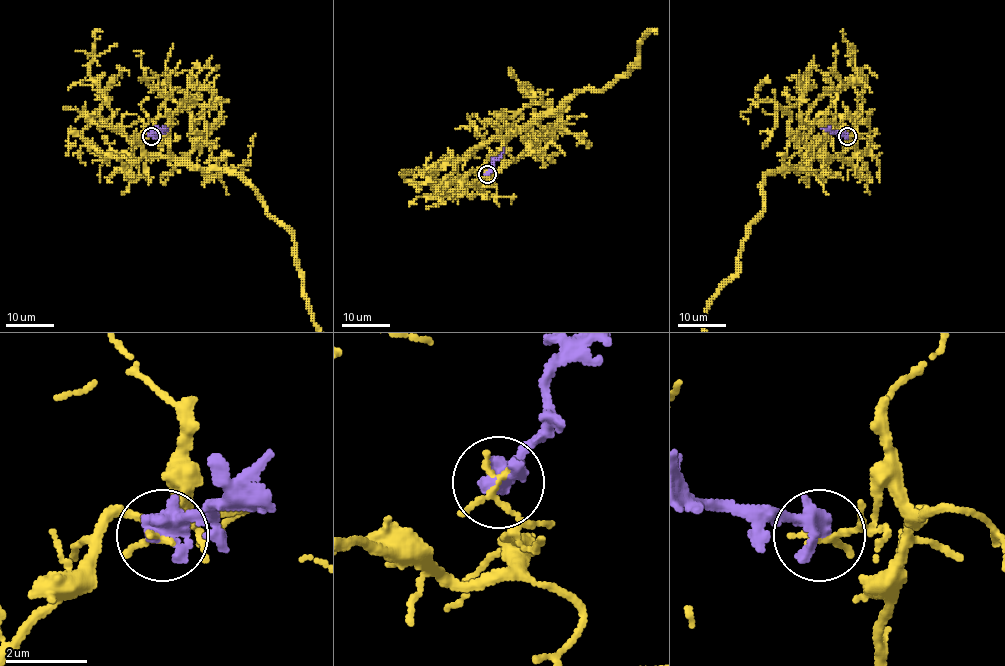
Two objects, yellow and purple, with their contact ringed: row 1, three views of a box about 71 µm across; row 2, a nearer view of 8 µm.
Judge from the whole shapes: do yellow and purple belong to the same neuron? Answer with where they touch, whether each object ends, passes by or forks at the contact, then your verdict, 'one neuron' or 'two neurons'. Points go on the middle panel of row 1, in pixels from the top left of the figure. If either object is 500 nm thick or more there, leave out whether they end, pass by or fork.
place (487, 174); two neurons

